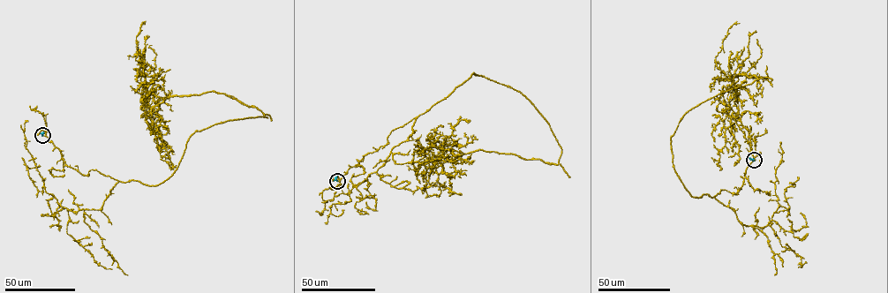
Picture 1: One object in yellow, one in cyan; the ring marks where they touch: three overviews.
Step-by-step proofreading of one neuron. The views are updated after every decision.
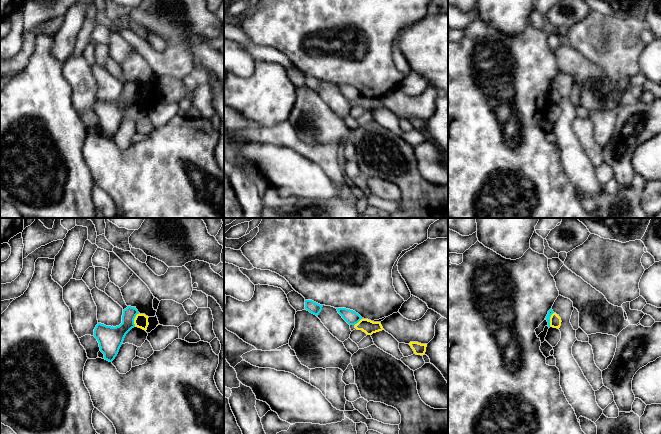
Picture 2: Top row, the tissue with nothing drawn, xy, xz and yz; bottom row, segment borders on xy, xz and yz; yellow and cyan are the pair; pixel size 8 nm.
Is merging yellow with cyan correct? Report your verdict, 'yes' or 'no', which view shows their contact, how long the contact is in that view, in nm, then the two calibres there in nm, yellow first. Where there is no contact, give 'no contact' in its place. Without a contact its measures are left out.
no; contact in xy; length 120 nm; calibres 110 and 200 nm

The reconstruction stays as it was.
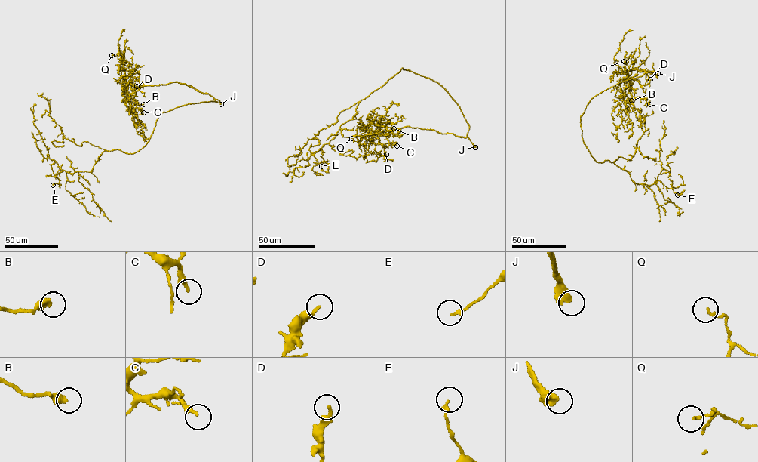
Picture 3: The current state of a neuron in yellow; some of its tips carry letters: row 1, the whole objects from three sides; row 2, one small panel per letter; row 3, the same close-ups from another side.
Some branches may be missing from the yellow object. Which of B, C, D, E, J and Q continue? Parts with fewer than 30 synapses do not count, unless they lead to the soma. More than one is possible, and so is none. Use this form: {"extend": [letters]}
{"extend": ["C", "D", "J"]}

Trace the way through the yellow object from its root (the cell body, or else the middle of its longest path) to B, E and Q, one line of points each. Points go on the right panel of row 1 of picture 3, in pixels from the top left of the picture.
B: (586, 108), (593, 97), (641, 76), (643, 70), (628, 72), (624, 91), (629, 103), (631, 100)
E: (586, 108), (581, 137), (596, 161), (614, 162), (635, 183), (658, 180), (679, 195), (683, 190), (677, 195)
Q: (586, 108), (596, 94), (645, 72), (630, 69), (626, 78), (631, 84), (624, 66), (629, 56), (624, 61)

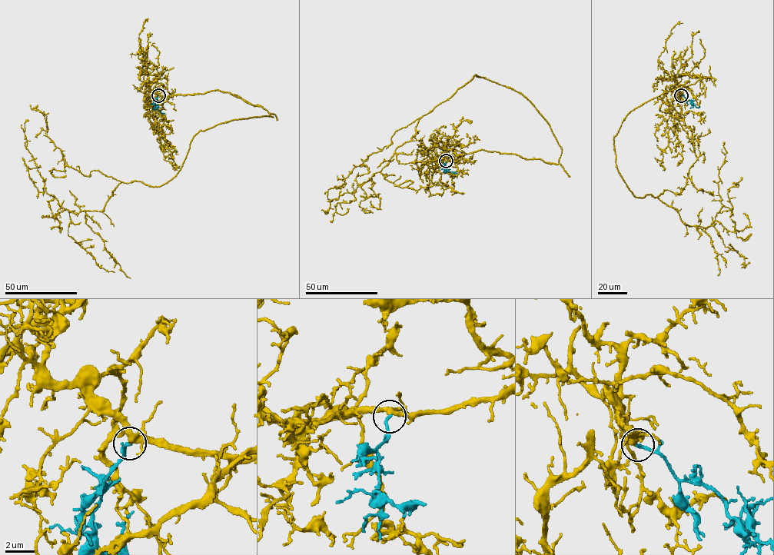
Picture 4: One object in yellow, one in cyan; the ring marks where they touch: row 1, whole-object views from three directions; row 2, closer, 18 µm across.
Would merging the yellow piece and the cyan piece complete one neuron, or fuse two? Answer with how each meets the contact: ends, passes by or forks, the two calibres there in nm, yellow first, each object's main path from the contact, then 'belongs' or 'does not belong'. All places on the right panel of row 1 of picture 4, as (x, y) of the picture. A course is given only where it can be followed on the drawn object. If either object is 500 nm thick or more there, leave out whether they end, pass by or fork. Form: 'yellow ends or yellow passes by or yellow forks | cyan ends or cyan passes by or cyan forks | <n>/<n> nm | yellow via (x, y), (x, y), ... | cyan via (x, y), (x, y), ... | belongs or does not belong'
yellow forks | cyan ends | 300/220 nm | yellow via (681, 95), (679, 75), (699, 76), (630, 111), (614, 137), (635, 196), (706, 228), (722, 205), (723, 143) | cyan via (681, 95), (699, 107) | belongs

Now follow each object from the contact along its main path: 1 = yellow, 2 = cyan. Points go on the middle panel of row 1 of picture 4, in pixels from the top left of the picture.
1: (446, 161), (482, 150), (556, 164), (562, 149), (525, 98), (476, 74), (328, 212)
2: (446, 161), (444, 168), (457, 173)

